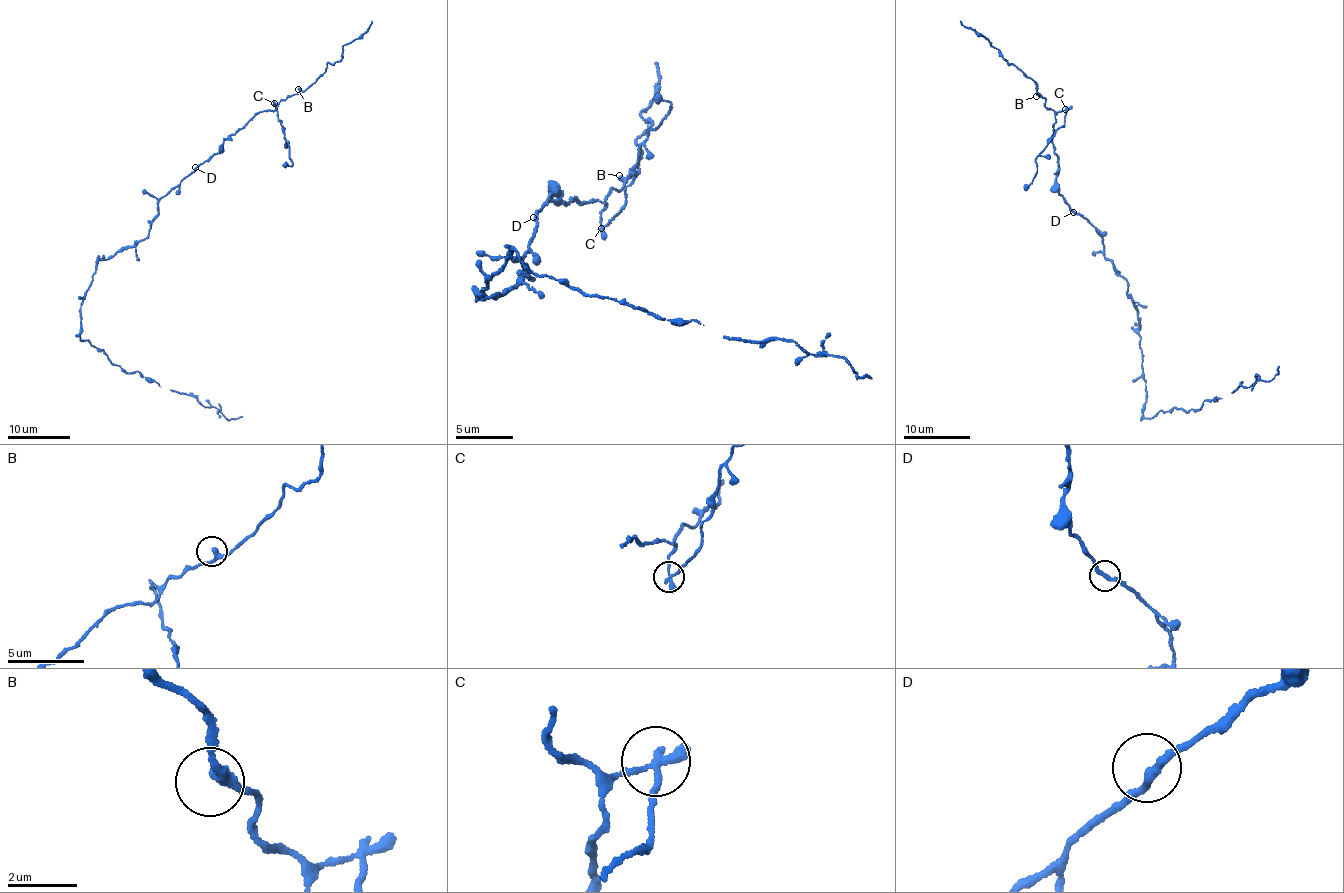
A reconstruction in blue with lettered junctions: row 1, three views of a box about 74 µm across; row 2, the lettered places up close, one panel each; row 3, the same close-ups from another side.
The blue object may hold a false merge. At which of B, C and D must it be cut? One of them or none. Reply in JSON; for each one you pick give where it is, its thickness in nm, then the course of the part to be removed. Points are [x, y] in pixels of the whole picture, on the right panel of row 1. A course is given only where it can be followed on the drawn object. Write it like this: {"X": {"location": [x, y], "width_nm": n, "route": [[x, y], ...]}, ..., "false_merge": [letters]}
{"C": {"location": [1065, 109], "width_nm": 260, "route": [[1065, 108], [1065, 123], [1054, 132], [1053, 139], [1035, 160], [1037, 173], [1025, 190]]}, "false_merge": ["C"]}

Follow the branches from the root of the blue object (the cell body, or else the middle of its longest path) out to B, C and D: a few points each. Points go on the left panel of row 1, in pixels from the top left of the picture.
B: (142, 240), (158, 199), (220, 151), (224, 141), (298, 89)
C: (142, 240), (148, 235), (157, 214), (158, 199), (220, 151), (224, 141), (260, 112), (274, 109), (274, 103)
D: (142, 240), (148, 235), (157, 214), (158, 199), (195, 167)

